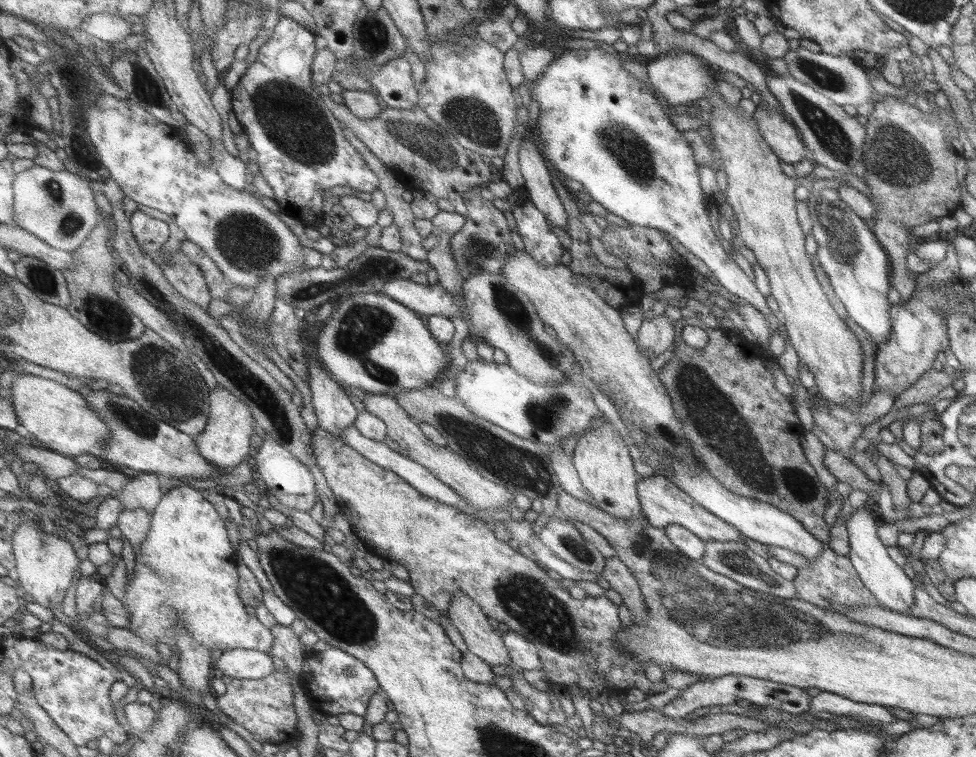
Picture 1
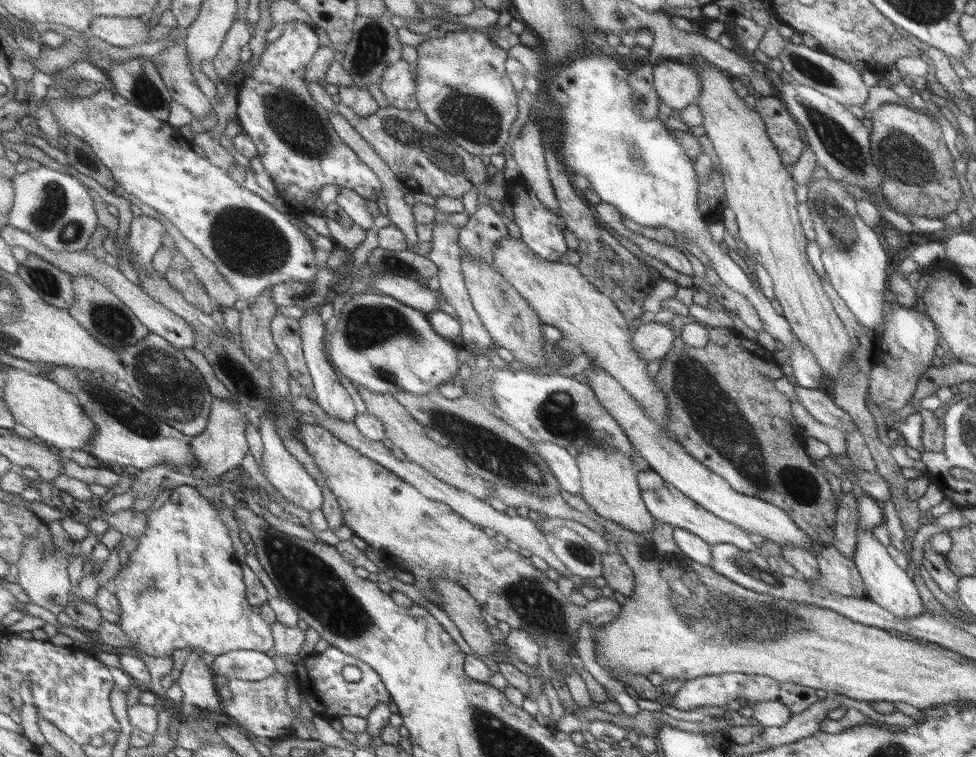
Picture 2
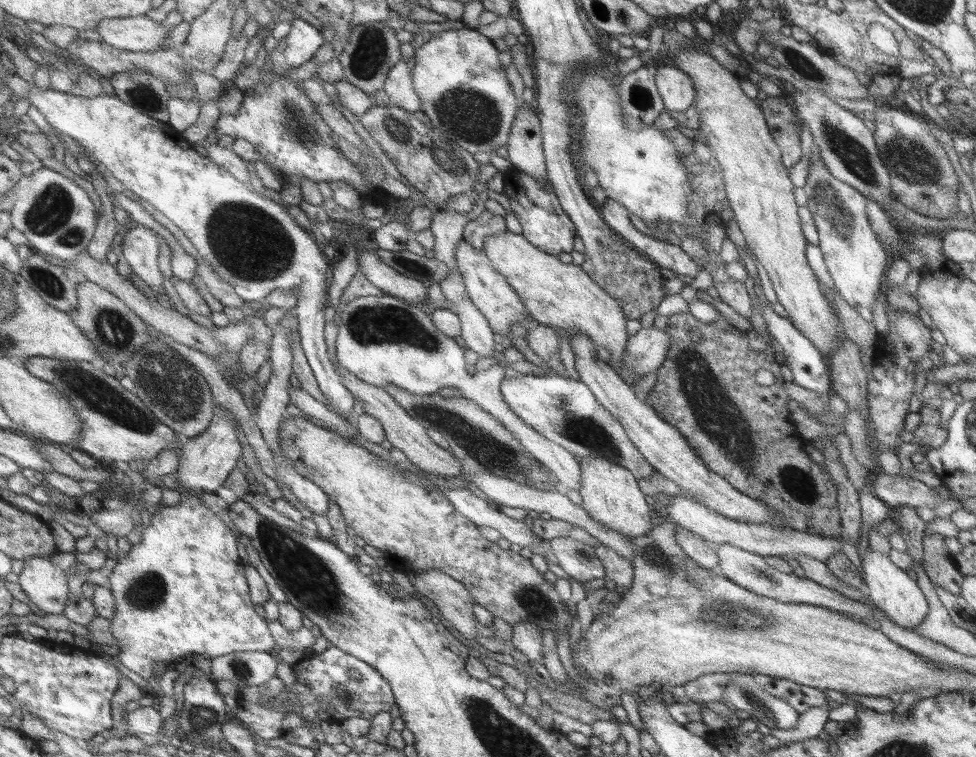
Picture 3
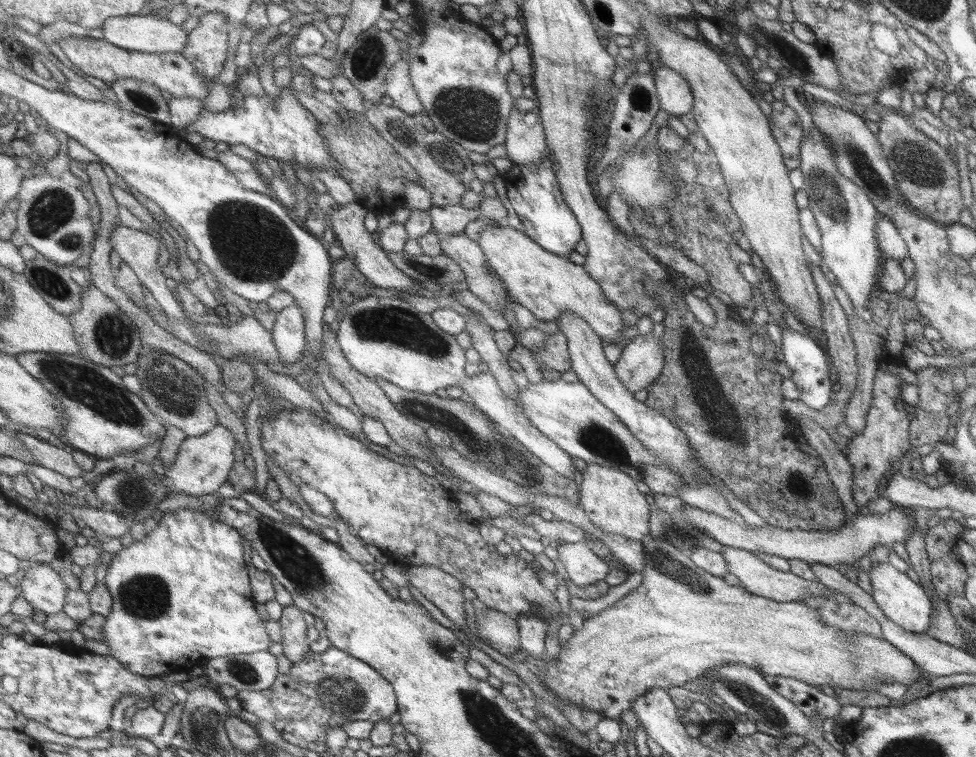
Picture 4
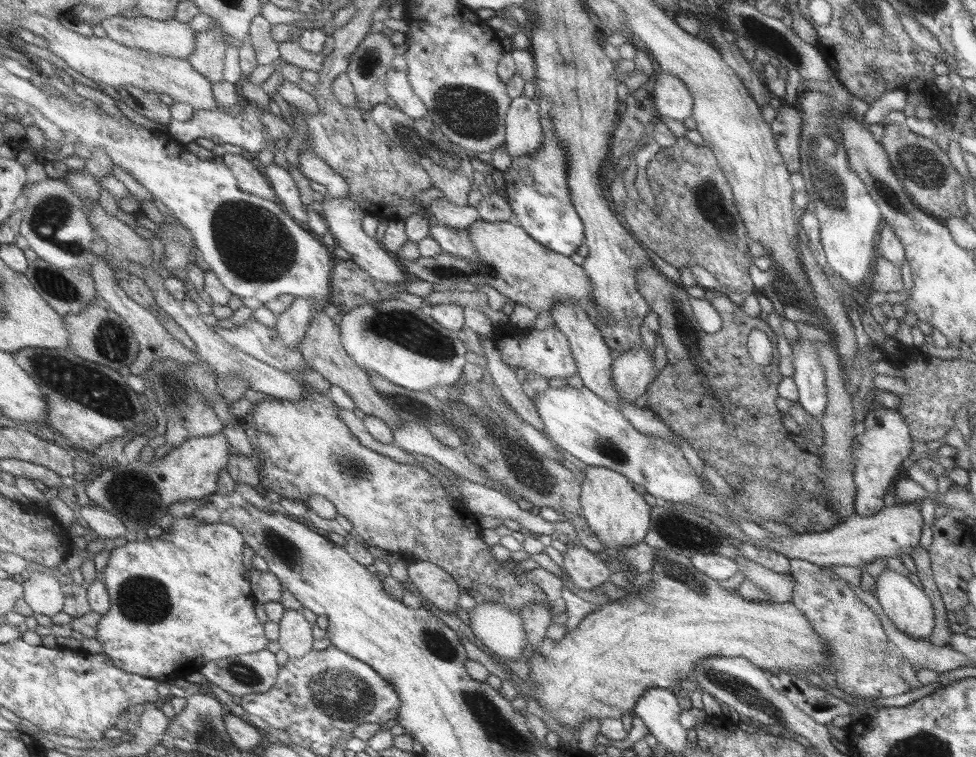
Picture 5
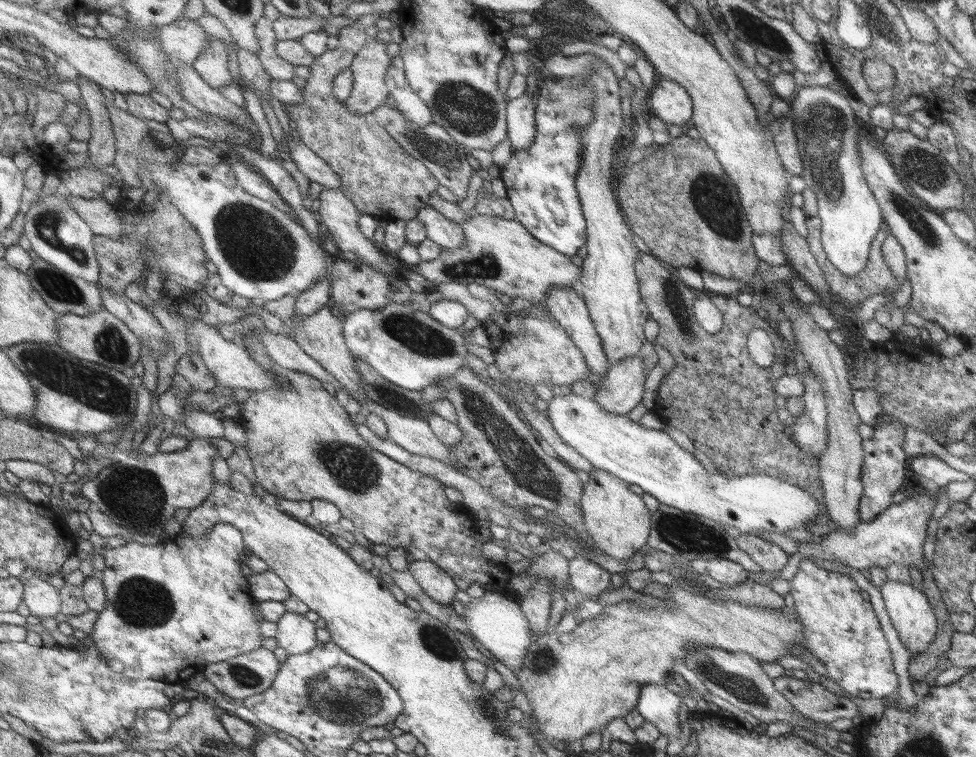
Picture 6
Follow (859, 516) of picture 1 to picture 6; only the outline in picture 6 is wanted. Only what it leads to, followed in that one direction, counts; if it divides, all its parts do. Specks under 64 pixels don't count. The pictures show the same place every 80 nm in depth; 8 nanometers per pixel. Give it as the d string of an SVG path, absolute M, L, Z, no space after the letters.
M886 580L879 587L879 592L891 626L897 632L901 644L910 654L913 654L913 657L919 656L934 639L936 631L936 618L929 601L921 591L911 587L910 584L893 582L892 580Z

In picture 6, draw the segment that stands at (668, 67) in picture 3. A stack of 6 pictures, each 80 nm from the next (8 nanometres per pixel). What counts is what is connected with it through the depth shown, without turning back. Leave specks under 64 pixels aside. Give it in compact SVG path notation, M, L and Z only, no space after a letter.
M657 77L648 93L648 114L653 114L665 124L683 125L690 119L692 102L685 89L674 81Z

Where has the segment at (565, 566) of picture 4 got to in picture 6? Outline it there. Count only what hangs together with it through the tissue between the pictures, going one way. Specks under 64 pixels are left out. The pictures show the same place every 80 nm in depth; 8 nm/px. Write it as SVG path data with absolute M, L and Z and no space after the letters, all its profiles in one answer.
M585 557L570 559L571 585L589 599L607 592L609 573Z

